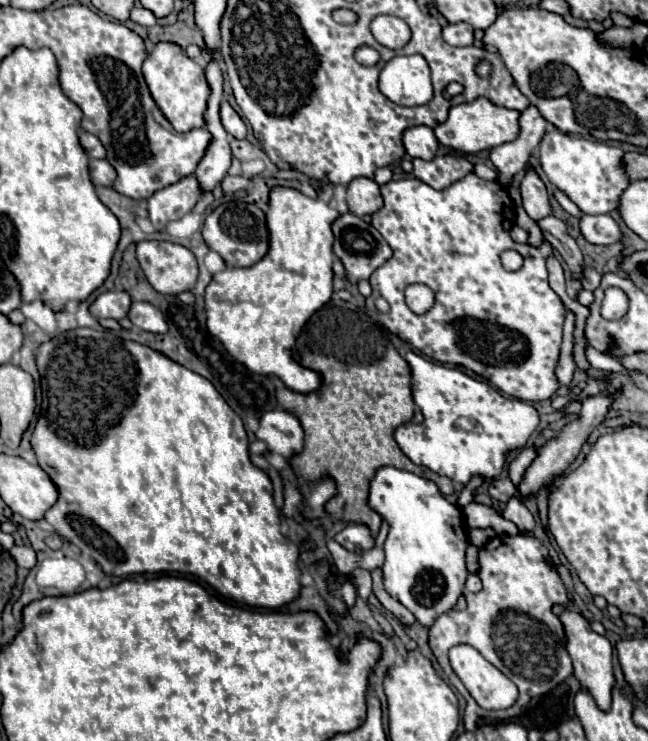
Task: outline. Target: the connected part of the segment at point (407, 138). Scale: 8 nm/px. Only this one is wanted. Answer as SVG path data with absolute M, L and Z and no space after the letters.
M428 126L408 128L402 134L402 142L404 142L404 148L406 148L408 156L412 156L412 158L432 160L432 156L438 150L438 140L436 140L434 132Z

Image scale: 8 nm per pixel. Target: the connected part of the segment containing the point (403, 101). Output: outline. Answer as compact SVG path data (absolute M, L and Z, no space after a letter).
M420 54L396 56L380 72L380 92L400 106L420 106L432 100L430 68Z

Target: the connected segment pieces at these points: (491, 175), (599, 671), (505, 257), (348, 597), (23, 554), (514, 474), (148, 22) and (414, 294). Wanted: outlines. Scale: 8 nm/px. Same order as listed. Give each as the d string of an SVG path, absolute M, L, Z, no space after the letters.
M478 163L474 165L474 173L484 179L484 180L490 180L490 181L497 181L498 180L498 175L497 172L487 166L485 163Z
M554 604L552 612L560 618L562 626L564 626L564 634L566 634L566 650L574 662L574 674L580 680L582 688L586 688L596 704L602 710L608 710L612 704L612 688L614 688L614 674L612 674L612 644L606 636L596 634L590 628L590 622L576 612L572 606L562 606L562 604Z
M508 250L502 253L501 262L506 270L517 271L523 265L523 258L518 252Z
M346 582L340 586L340 596L346 602L346 606L352 606L356 600L356 586L352 582Z
M14 546L14 548L10 550L10 554L12 554L12 558L16 560L16 564L18 564L20 568L32 570L32 568L36 566L36 552L34 552L30 546Z
M528 446L528 448L524 448L524 450L510 462L510 478L512 478L512 482L514 482L516 486L518 486L518 482L522 480L526 468L532 464L532 460L534 460L536 456L538 456L538 448Z
M136 6L134 10L132 10L132 16L130 16L134 22L138 22L140 26L156 26L156 16L150 12L150 10L146 10L146 8L142 8L142 6Z
M410 284L406 288L406 304L416 314L424 314L434 304L434 292L424 284Z

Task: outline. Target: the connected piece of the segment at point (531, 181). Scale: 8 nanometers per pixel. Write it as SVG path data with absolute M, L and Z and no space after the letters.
M528 168L526 176L524 176L524 180L520 184L520 192L522 192L524 210L532 220L542 220L544 216L548 216L552 212L546 186L532 168Z

